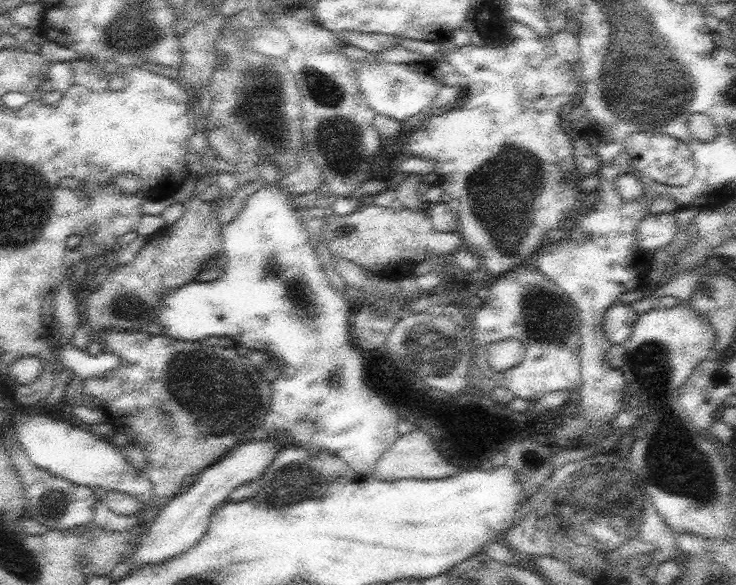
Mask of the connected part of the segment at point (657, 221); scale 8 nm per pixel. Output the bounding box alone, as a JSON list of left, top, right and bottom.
[638,213,678,251]

